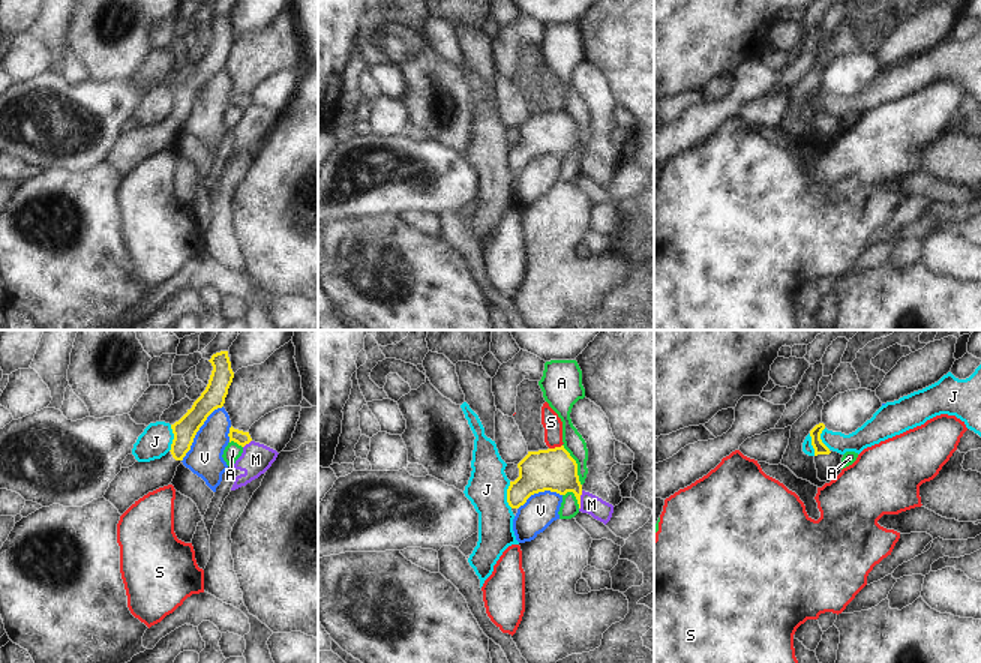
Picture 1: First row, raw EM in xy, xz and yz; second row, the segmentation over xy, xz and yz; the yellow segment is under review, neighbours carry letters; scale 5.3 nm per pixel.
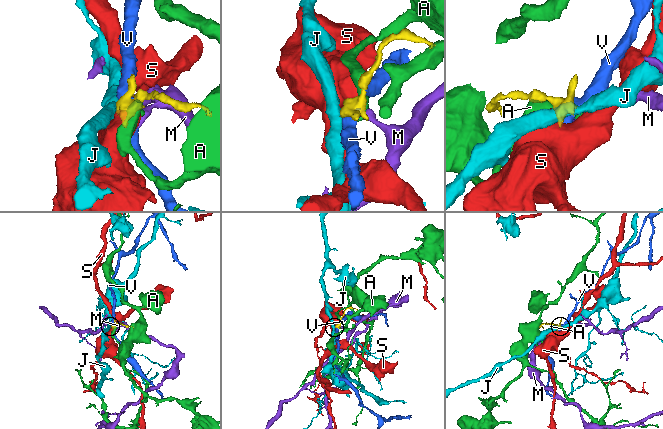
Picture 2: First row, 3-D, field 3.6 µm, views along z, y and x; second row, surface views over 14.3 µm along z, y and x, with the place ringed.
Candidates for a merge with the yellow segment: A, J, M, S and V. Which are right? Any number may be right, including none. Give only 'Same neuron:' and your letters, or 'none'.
Same neuron: none

